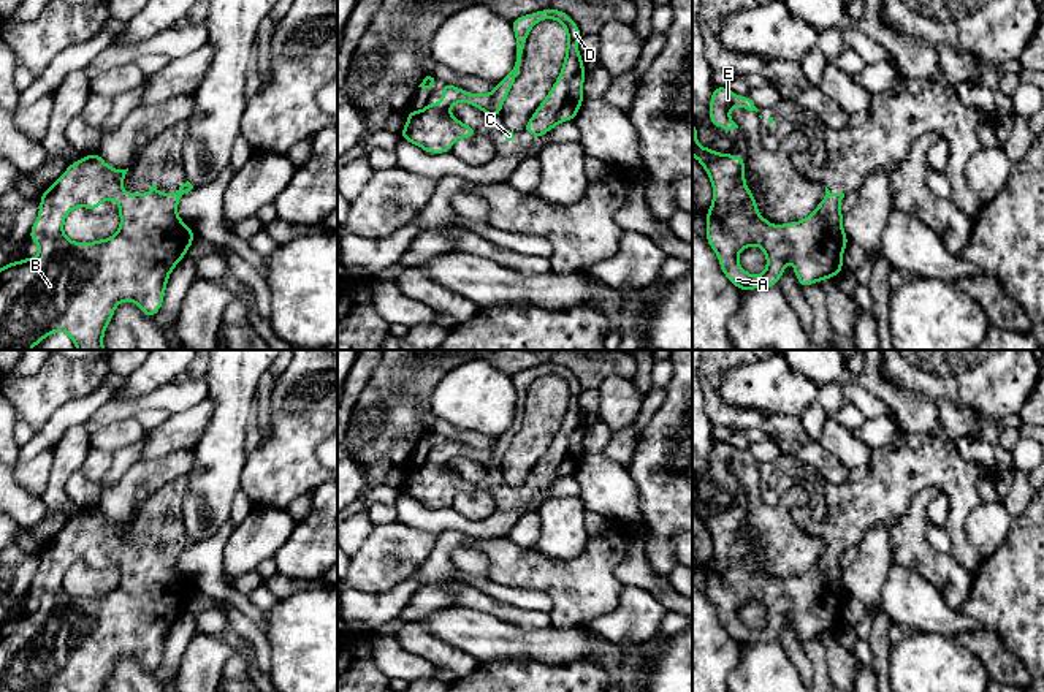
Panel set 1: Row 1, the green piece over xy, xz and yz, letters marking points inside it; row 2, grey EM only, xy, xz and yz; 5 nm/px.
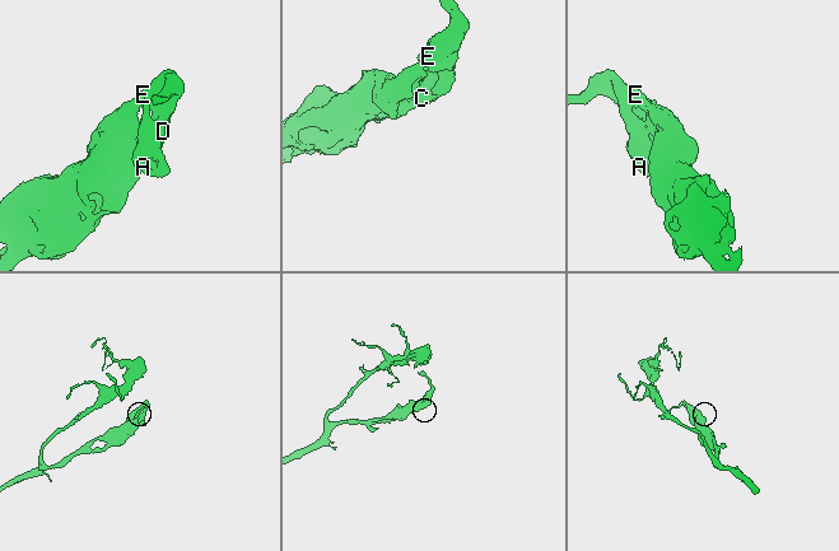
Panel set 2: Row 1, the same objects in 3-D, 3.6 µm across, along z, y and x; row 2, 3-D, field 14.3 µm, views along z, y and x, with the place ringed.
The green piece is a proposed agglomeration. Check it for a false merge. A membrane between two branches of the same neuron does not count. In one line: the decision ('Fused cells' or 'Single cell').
Single cell

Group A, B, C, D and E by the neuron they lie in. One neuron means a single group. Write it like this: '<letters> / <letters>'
A B C D E

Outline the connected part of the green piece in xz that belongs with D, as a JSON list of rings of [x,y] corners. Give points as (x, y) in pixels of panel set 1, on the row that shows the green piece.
[[[547,8],[512,19],[513,33],[516,38],[513,68],[496,84],[496,89],[491,93],[477,95],[442,82],[442,101],[429,101],[425,109],[407,111],[407,122],[399,133],[399,138],[421,147],[428,154],[445,154],[452,150],[456,139],[475,138],[477,128],[469,127],[453,117],[448,112],[450,108],[458,101],[464,101],[482,109],[488,117],[499,117],[502,105],[523,67],[528,33],[543,19],[554,19],[566,29],[567,46],[564,65],[547,98],[539,105],[521,131],[531,133],[535,139],[539,139],[558,124],[575,120],[585,100],[583,82],[586,71],[583,68],[585,62],[581,60],[578,51],[581,32],[577,22],[567,13]]]

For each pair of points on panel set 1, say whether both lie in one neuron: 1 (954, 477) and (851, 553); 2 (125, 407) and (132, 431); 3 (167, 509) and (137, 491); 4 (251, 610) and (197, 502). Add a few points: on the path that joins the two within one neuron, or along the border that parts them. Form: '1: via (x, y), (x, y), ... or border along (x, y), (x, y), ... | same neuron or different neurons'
1: border along (856, 543), (845, 550) | different neurons
2: border along (132, 417), (114, 420), (95, 433) | different neurons
3: border along (175, 479), (156, 491) | different neurons
4: border along (230, 515), (211, 536), (194, 542) | different neurons

